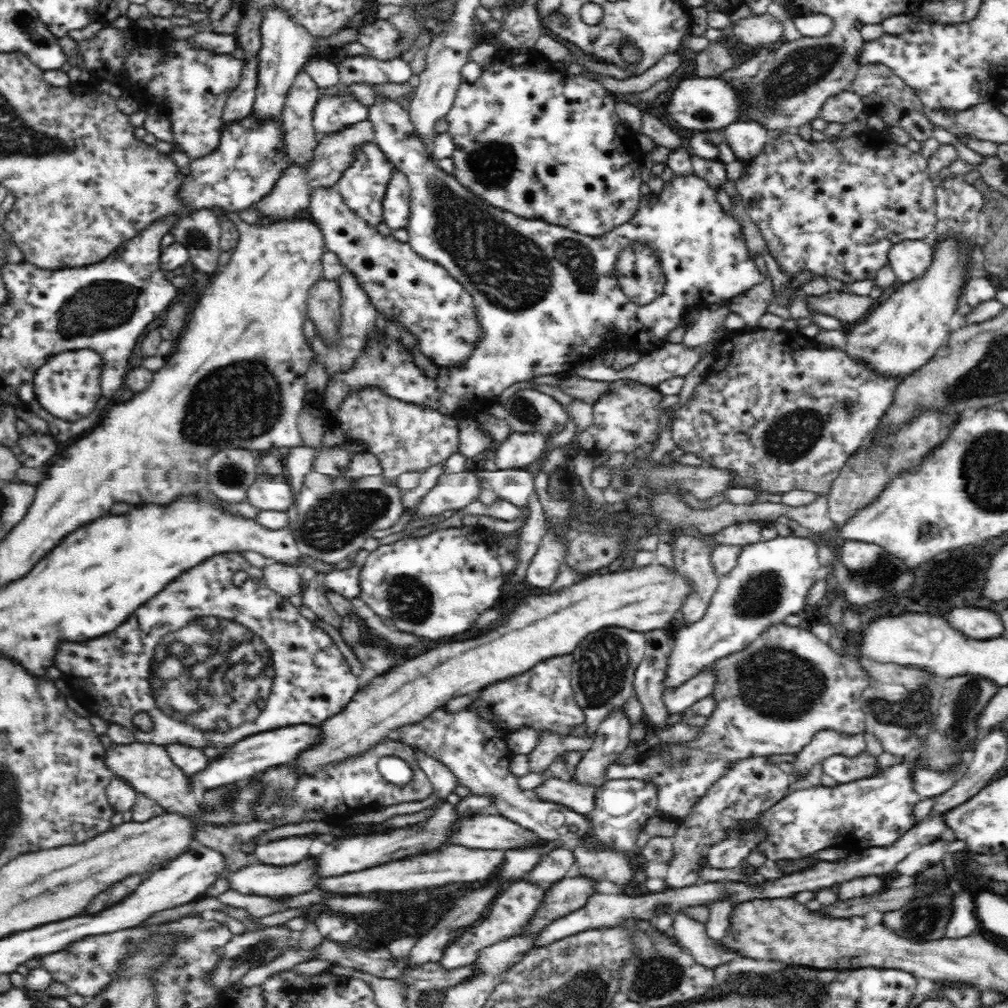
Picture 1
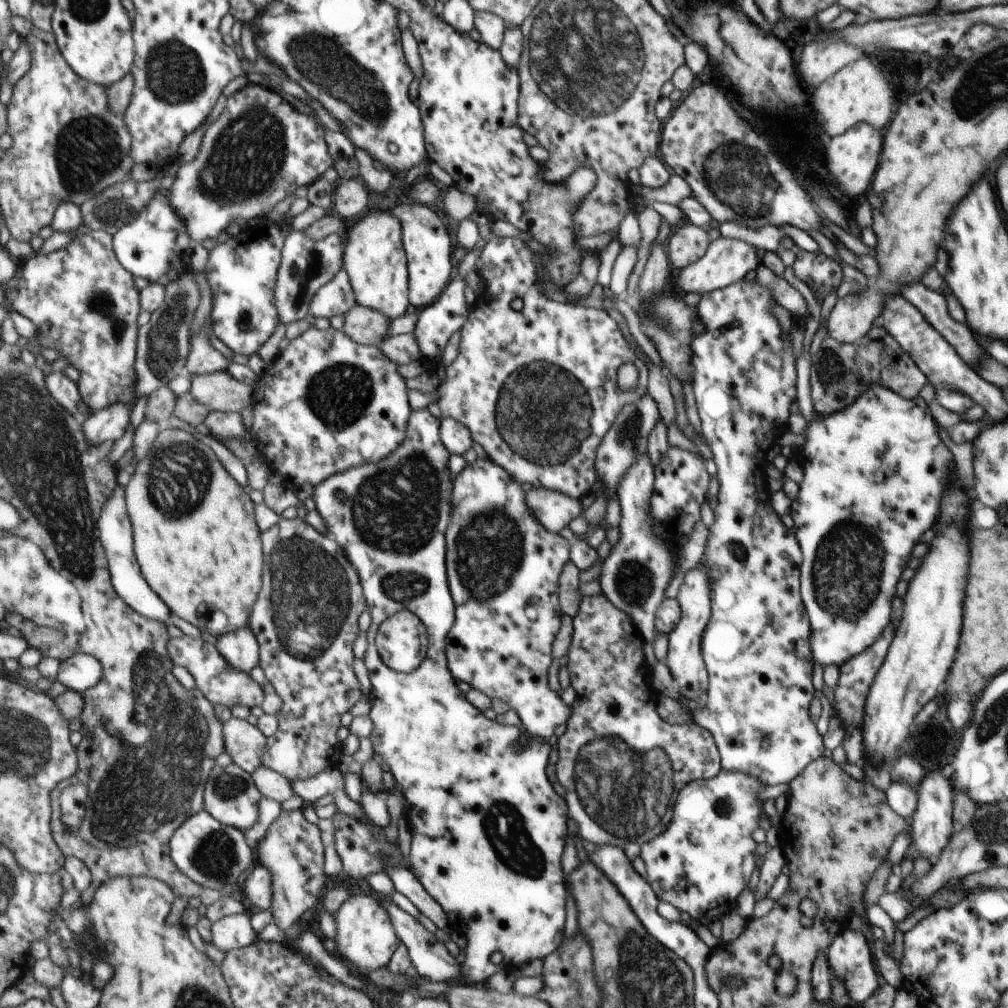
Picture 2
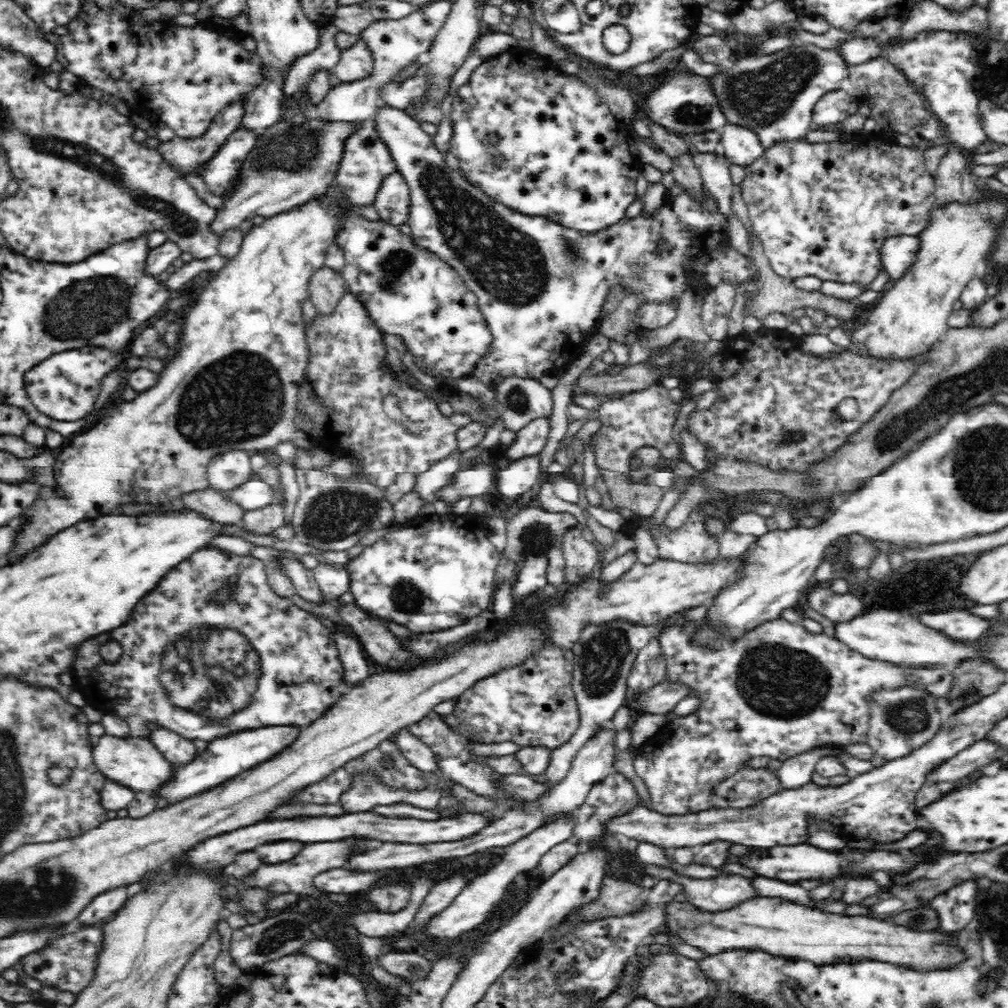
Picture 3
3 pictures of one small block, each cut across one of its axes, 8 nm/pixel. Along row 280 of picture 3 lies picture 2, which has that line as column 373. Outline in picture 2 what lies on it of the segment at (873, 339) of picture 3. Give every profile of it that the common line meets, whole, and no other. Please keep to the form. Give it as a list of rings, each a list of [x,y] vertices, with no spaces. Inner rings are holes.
[[[367,894],[353,895],[343,903],[334,919],[337,924],[337,951],[359,975],[390,962],[389,956],[397,948],[397,933],[386,908],[376,898]]]

